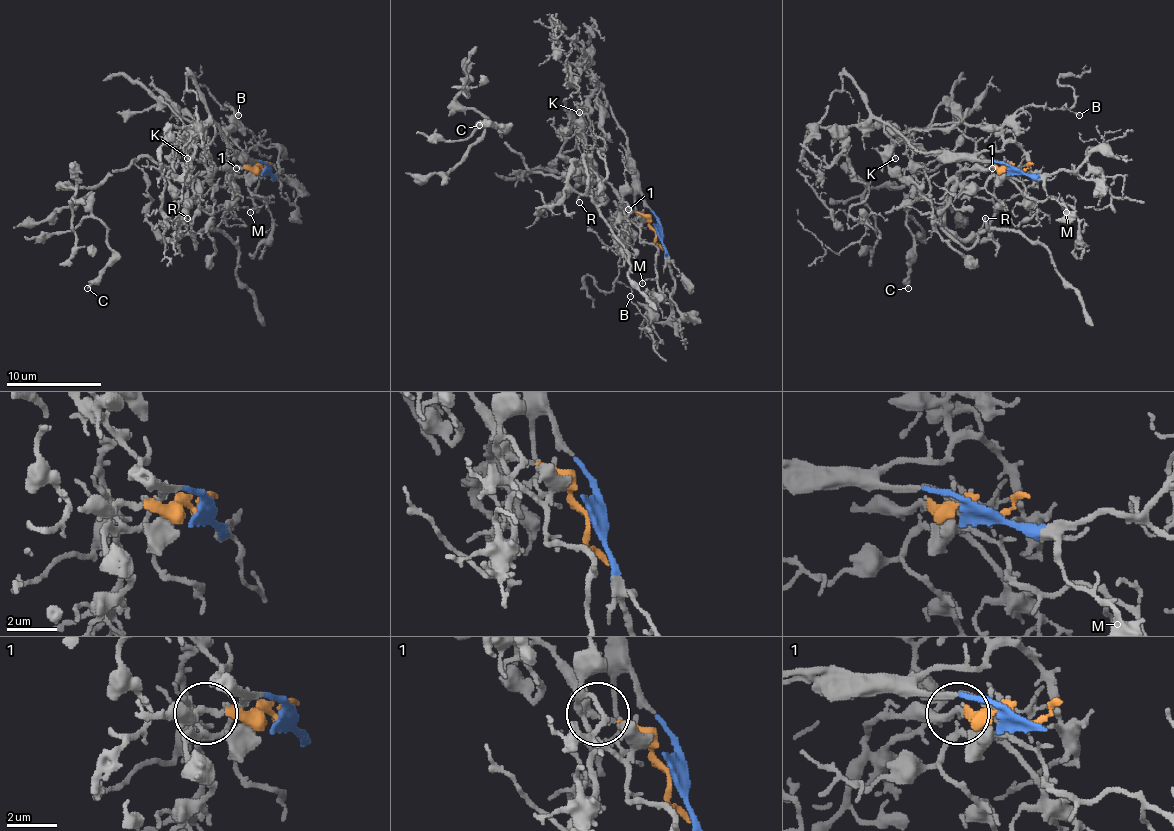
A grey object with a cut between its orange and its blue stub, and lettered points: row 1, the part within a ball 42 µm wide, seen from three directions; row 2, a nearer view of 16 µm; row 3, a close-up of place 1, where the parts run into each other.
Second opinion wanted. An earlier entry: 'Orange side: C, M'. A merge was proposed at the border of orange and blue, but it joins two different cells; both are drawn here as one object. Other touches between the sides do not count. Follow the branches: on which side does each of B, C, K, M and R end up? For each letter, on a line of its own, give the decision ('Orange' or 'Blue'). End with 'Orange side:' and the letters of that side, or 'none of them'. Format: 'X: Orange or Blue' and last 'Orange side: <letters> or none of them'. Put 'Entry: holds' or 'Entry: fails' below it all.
B: Blue
C: Orange
K: Blue
M: Blue
R: Orange
Orange side: C, R
Entry: fails

